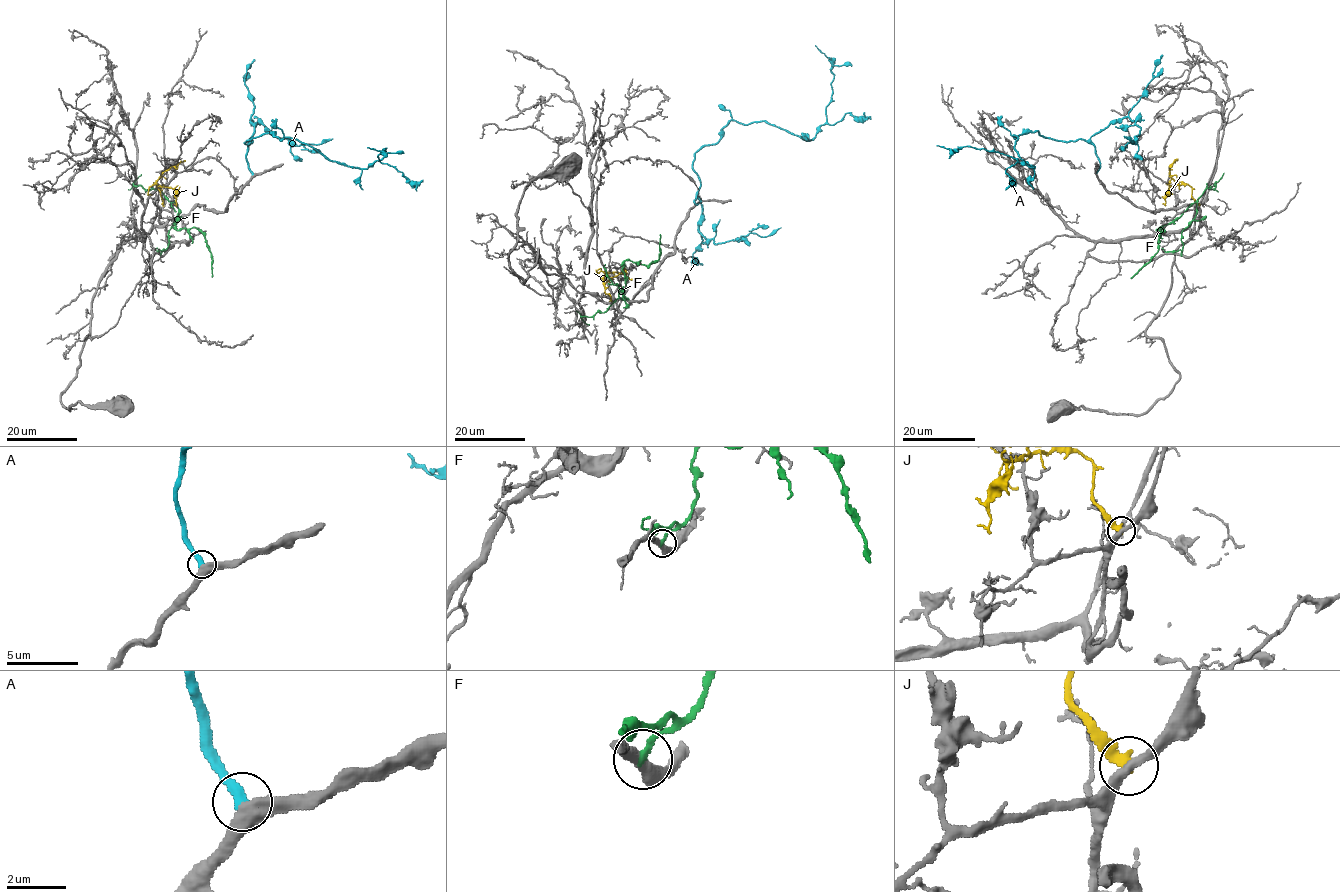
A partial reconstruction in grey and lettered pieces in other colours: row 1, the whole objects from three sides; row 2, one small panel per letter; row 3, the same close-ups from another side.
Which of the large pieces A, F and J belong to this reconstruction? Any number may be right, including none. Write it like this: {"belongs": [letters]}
{"belongs": ["A"]}

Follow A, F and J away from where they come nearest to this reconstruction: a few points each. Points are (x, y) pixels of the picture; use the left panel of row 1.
A: (253, 174), (246, 159), (252, 141), (245, 143), (268, 133), (359, 169), (386, 148), (367, 147)
F: (160, 254), (167, 247), (168, 232), (178, 217), (173, 202), (175, 228), (197, 228), (205, 239), (212, 276)
J: (163, 205), (156, 182), (165, 171), (185, 161)

